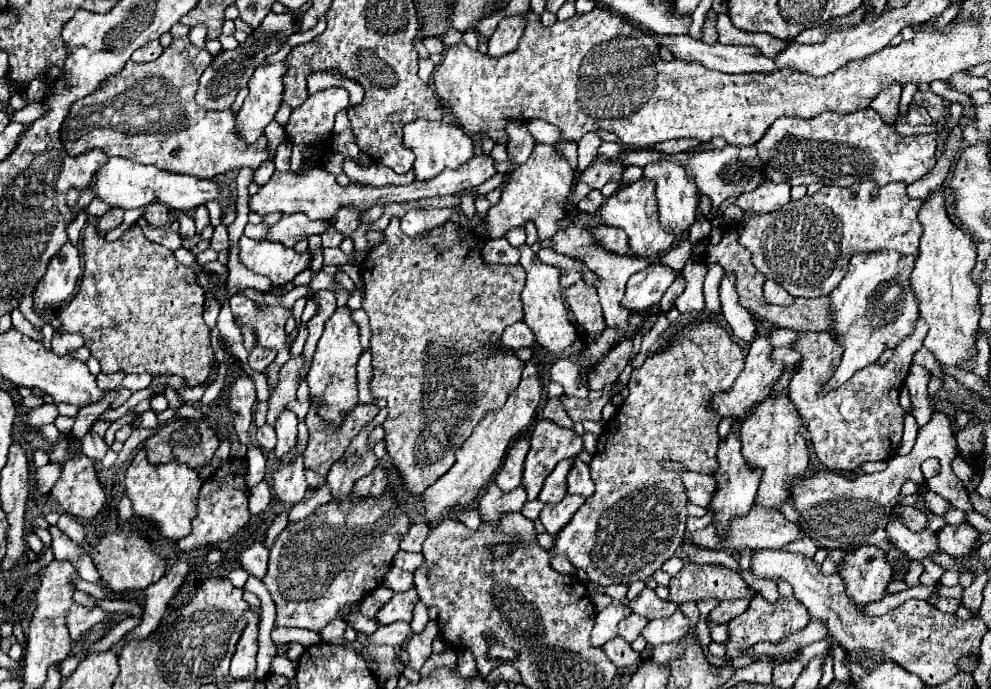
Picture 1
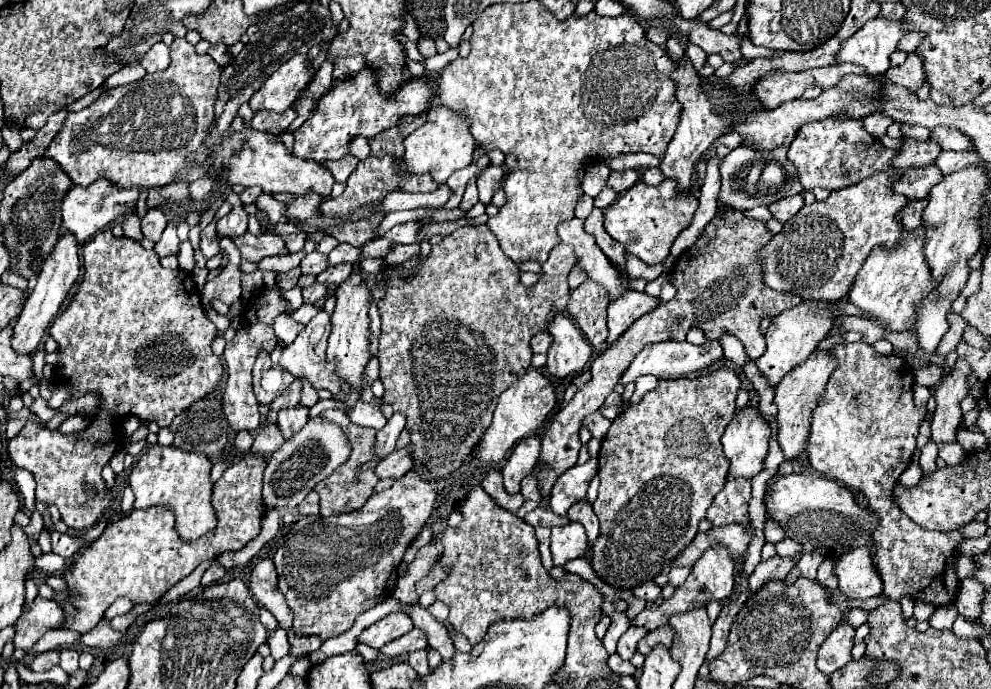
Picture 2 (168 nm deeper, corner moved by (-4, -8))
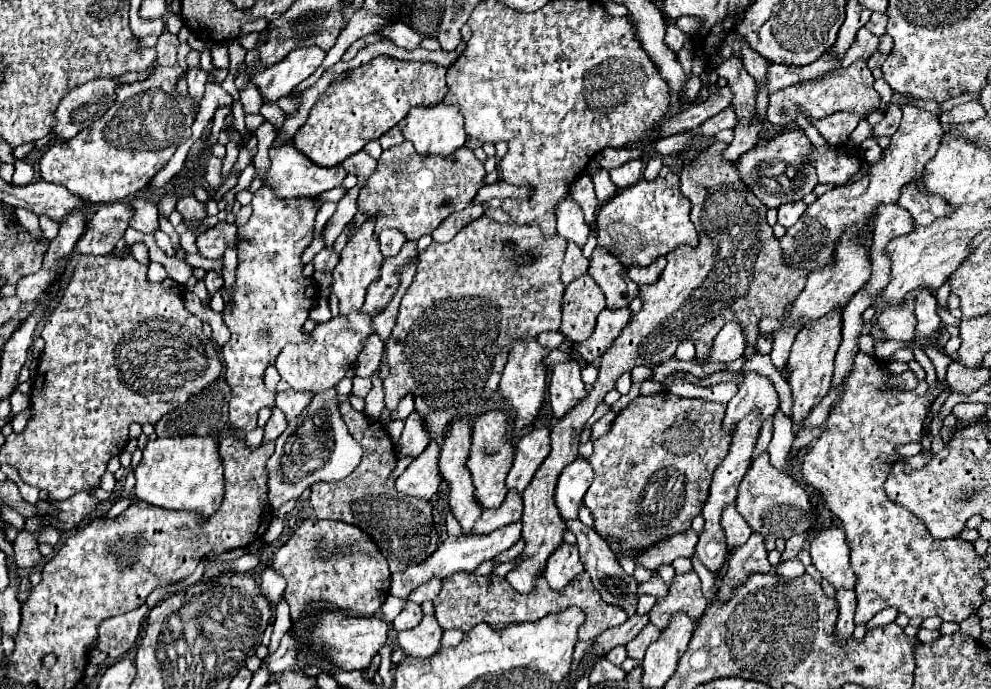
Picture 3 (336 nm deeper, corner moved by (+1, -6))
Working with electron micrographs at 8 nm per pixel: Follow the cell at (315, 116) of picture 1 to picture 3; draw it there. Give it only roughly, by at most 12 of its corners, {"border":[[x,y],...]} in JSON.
{"border":[[380,55],[319,95],[293,145],[335,167],[441,103],[447,69]]}

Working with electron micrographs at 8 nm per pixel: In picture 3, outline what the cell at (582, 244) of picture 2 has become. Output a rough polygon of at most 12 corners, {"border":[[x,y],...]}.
{"border":[[573,197],[555,207],[557,233],[583,247],[589,227]]}

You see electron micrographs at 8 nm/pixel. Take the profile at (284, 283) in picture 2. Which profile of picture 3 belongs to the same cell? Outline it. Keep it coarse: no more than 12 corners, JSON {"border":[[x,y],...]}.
{"border":[[269,185],[223,289],[229,421],[257,427],[263,373],[319,297],[303,277],[319,199]]}

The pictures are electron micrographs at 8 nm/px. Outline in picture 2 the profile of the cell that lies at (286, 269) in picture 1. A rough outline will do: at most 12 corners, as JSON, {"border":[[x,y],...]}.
{"border":[[308,253],[300,263],[304,275],[318,275],[328,267],[326,255]]}

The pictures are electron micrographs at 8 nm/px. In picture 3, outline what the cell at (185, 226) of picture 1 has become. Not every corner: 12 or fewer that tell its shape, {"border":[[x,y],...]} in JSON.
{"border":[[193,195],[179,197],[177,211],[187,221],[207,217],[205,205]]}

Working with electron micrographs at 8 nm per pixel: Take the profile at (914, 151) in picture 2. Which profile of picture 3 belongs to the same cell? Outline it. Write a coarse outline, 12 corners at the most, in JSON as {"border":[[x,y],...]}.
{"border":[[903,103],[885,157],[853,185],[827,191],[781,239],[799,269],[831,261],[879,203],[923,179],[943,131]]}

